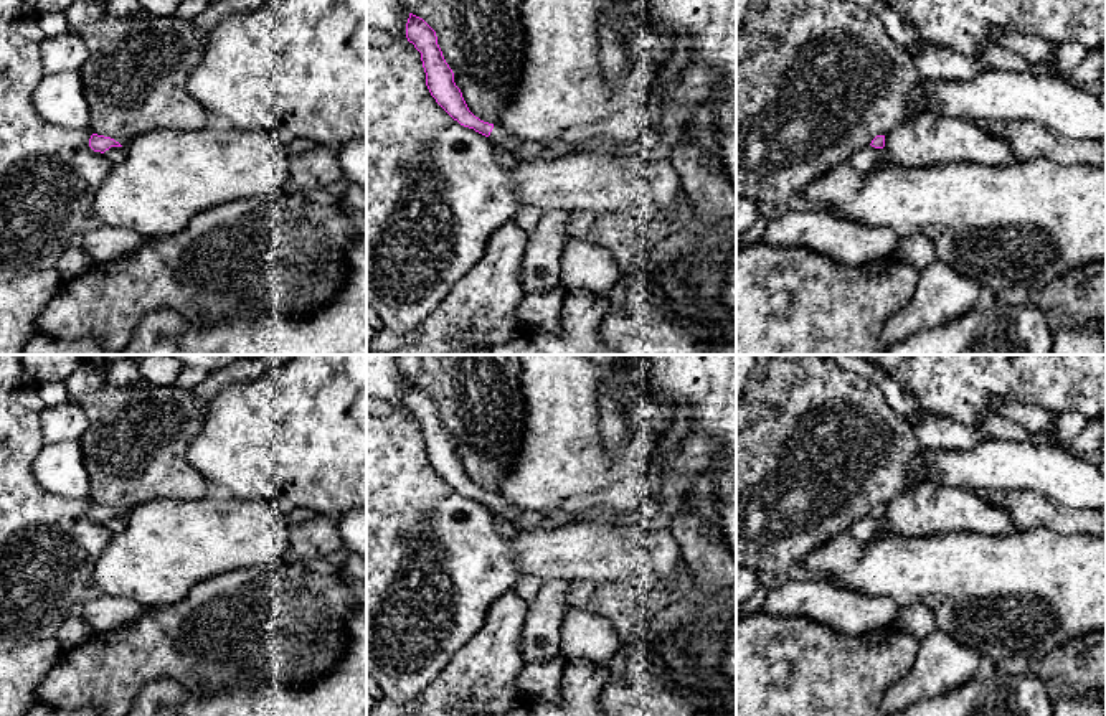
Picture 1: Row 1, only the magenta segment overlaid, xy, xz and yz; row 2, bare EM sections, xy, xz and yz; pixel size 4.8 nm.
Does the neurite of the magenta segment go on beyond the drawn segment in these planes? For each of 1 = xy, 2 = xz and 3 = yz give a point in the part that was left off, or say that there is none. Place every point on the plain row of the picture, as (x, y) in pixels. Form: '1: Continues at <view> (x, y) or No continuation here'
1: No continuation here
2: Continues at xz (522, 520)
3: No continuation here

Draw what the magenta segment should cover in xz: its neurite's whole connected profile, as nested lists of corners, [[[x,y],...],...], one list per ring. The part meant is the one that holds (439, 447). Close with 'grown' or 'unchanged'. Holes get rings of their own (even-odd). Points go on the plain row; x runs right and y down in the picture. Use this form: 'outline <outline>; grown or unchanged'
outline [[[409,383],[406,407],[421,422],[431,465],[454,490],[500,511],[518,531],[563,526],[555,525],[548,516],[512,506],[500,493],[489,493],[475,487],[454,452],[454,442],[442,426],[436,401],[423,388]]]; grown

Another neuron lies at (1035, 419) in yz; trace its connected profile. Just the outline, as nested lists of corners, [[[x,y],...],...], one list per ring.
[[[1004,403],[1000,412],[1025,427],[1030,434],[1038,434],[1053,427],[1053,416],[1038,406]]]

